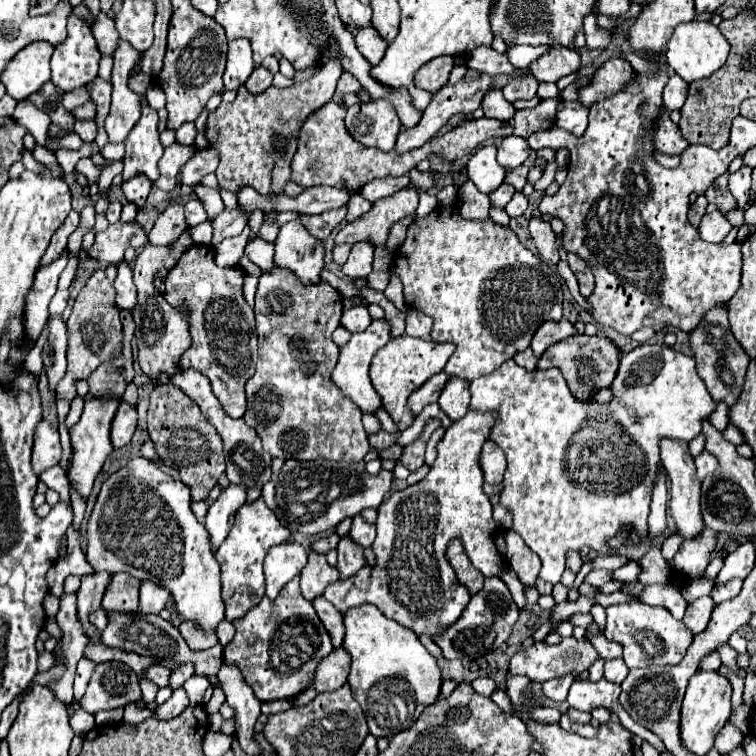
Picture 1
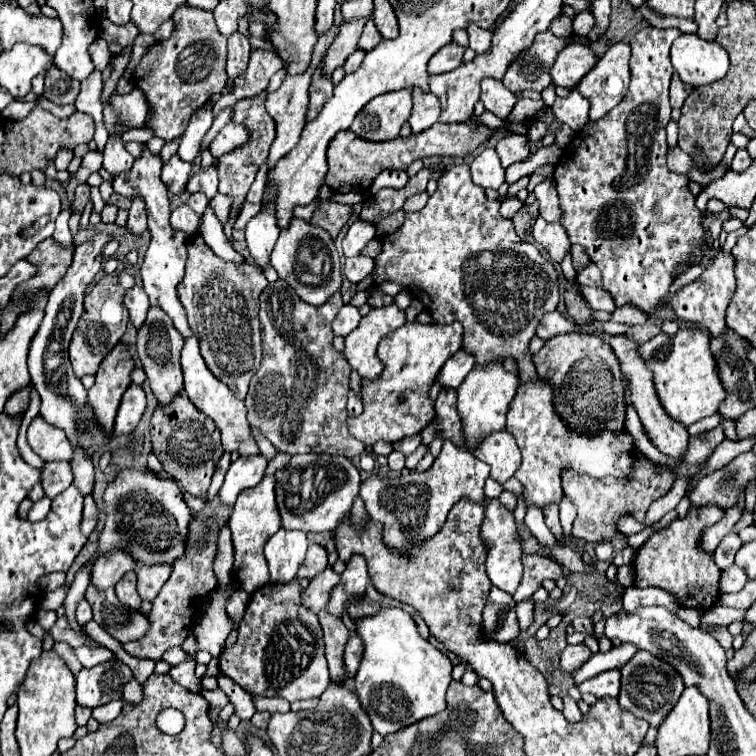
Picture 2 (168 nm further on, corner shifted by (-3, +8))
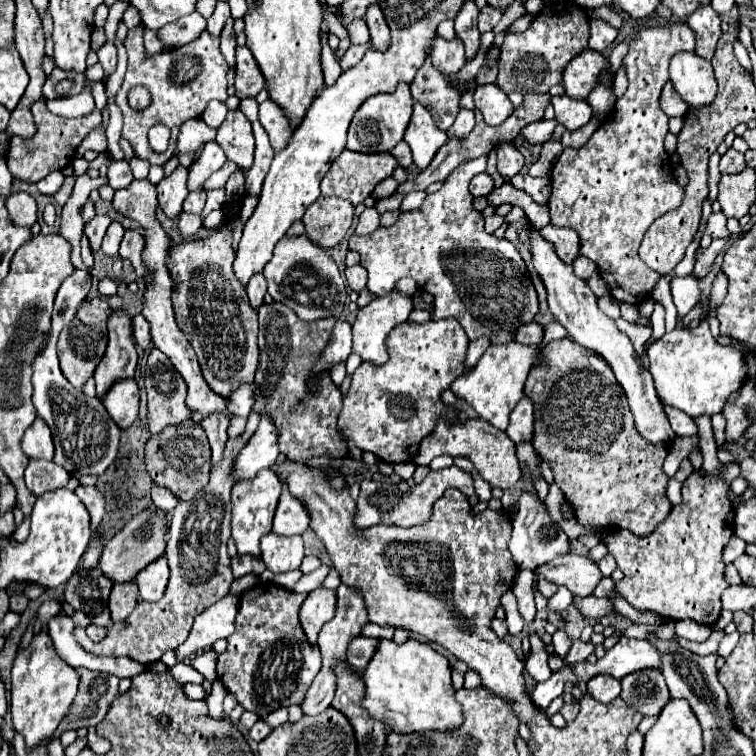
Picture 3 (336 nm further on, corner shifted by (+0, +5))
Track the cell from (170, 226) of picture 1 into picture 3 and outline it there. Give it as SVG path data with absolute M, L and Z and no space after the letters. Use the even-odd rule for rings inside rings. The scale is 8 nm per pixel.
M180 213L178 217L178 229L184 237L192 237L198 233L198 229L202 227L202 219L200 215L192 215L192 213Z

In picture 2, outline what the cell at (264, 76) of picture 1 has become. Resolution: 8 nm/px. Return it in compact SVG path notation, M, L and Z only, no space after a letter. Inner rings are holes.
M251 50L251 58L249 58L247 70L233 80L235 92L233 94L225 94L225 96L221 96L219 102L215 102L215 108L213 108L215 114L221 108L231 106L231 104L235 104L241 98L249 98L249 96L261 94L267 88L269 78L281 68L283 68L283 64L281 64L281 58L277 58L277 54L267 52L267 50Z

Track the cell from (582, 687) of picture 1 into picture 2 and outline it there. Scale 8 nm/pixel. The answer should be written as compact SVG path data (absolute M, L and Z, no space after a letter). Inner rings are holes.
M601 672L589 680L585 680L585 684L579 684L579 690L581 694L595 694L597 698L603 698L603 696L617 696L619 694L619 672Z

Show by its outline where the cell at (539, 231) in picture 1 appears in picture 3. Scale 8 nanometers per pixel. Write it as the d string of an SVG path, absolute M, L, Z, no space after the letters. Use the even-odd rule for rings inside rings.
M544 227L542 229L542 237L546 241L552 241L556 253L560 255L560 259L564 263L572 263L574 257L578 257L578 249L580 249L580 241L578 241L578 233L566 227Z

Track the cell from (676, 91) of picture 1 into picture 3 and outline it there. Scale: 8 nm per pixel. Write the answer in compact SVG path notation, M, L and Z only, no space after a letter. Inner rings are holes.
M668 81L662 89L662 97L660 97L660 107L668 117L682 117L688 107L684 103L684 99L674 91L674 85Z

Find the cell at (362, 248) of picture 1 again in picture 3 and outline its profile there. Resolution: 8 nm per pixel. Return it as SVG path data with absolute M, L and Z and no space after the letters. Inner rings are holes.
M360 265L346 267L344 275L346 275L346 281L348 281L350 289L354 289L354 291L362 291L362 289L366 287L366 269L364 269L364 267L360 267Z

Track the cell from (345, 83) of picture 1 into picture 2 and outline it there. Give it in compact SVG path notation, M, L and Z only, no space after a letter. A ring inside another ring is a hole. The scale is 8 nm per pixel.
M355 50L355 52L345 60L345 64L343 64L345 72L347 72L347 74L349 74L349 72L355 72L355 70L361 66L365 54L367 54L367 52L363 52L363 50Z

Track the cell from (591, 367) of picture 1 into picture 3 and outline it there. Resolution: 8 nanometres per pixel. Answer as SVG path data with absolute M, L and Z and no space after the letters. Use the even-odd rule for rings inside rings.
M568 337L560 341L550 341L540 351L538 361L530 369L524 393L534 403L532 443L538 455L554 471L554 481L570 503L574 517L582 525L624 527L640 537L650 535L672 509L672 503L666 497L666 485L670 477L662 469L662 463L668 455L668 445L654 445L638 435L626 395L622 387L618 387L610 365L596 351L584 349Z

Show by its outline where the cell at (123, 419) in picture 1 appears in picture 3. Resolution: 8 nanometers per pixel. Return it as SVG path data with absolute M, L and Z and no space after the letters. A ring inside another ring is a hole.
M124 379L112 385L104 397L104 407L120 429L128 429L138 417L138 385L134 379Z

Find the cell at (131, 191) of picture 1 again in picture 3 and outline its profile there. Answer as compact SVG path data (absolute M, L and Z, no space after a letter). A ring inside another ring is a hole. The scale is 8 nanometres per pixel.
M128 229L124 233L122 243L120 243L120 257L126 257L126 259L132 261L132 265L136 269L136 275L138 275L138 281L142 281L144 273L146 273L146 269L142 265L142 257L140 257L142 247L144 247L144 237L138 231Z

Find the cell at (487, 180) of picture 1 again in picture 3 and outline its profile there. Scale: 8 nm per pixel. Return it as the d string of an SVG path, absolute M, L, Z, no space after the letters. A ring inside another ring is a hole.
M482 173L482 175L476 175L472 181L470 181L470 193L474 197L480 197L480 195L488 195L490 191L494 189L494 181L488 173Z

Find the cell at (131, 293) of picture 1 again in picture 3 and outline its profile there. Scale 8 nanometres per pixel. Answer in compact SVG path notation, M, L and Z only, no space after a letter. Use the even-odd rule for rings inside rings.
M138 313L138 315L132 317L132 331L134 331L134 341L136 341L142 349L148 349L150 343L152 343L152 337L150 337L150 325L148 325L148 321L144 319L142 313Z

